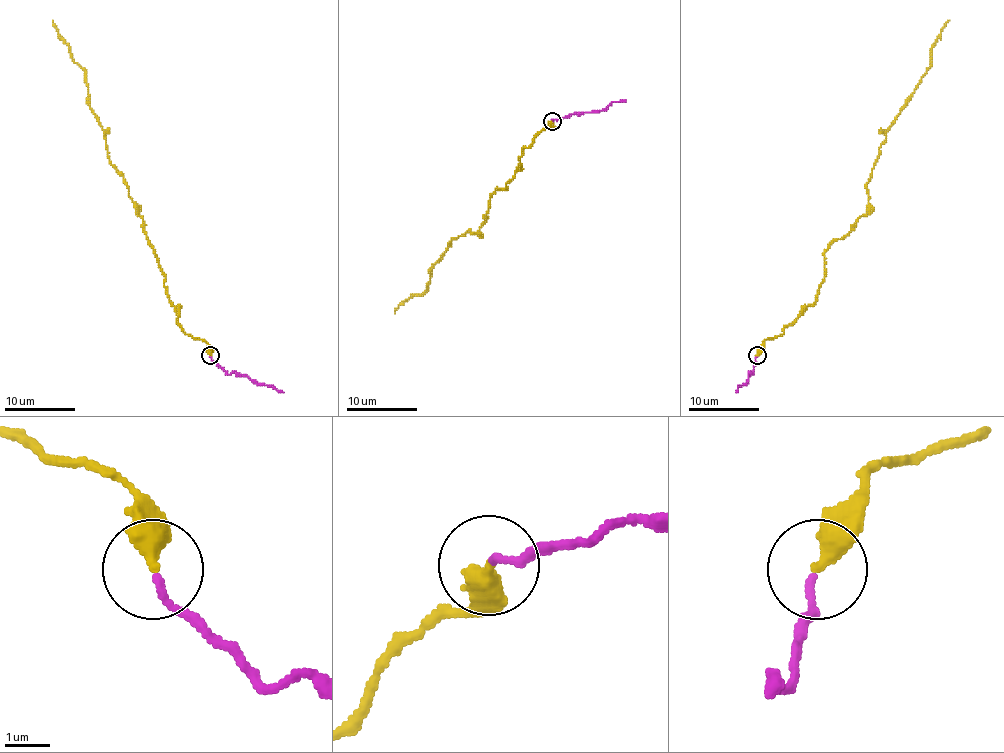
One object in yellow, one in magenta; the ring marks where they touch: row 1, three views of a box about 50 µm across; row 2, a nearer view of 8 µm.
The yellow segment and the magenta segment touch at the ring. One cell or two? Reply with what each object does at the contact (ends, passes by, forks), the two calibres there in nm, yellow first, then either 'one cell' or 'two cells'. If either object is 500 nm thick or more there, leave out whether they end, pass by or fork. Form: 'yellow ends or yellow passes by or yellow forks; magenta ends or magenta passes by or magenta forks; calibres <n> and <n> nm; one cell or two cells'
yellow ends; magenta ends; calibres 440 and 150 nm; one cell

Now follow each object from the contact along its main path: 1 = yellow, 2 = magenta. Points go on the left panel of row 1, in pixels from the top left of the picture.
1: (209, 355), (204, 341), (179, 327), (144, 221), (107, 156), (104, 129), (89, 106), (86, 73), (52, 20)
2: (209, 357), (229, 374), (246, 374), (283, 392)

